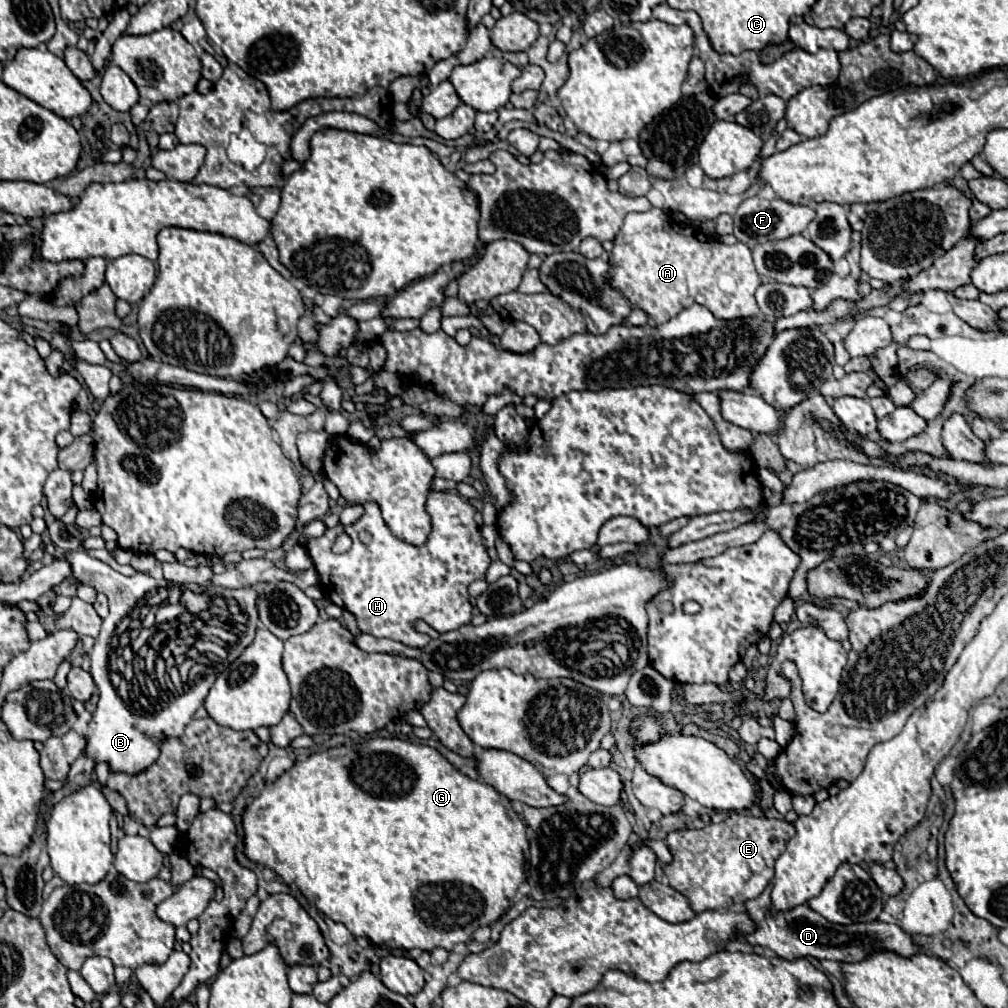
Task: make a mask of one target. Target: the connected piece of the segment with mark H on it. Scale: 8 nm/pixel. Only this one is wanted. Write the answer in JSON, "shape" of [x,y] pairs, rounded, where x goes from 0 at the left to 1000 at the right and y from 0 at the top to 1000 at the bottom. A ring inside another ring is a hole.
{"shape":[[[430,487],[424,495],[424,507],[430,517],[430,527],[420,543],[410,543],[392,535],[380,521],[374,499],[364,499],[360,513],[350,521],[336,519],[334,523],[324,525],[320,533],[309,533],[301,539],[314,564],[320,590],[334,602],[348,606],[360,628],[366,626],[372,632],[384,632],[414,644],[428,635],[427,631],[412,624],[412,616],[416,614],[434,628],[443,628],[467,618],[469,602],[465,598],[463,582],[473,574],[481,574],[487,559],[487,553],[479,543],[477,525],[469,515],[473,505],[463,495],[447,487]],[[340,527],[346,529],[350,541],[344,549],[332,551],[328,547],[330,535]],[[358,527],[368,531],[366,539],[356,535]]]}

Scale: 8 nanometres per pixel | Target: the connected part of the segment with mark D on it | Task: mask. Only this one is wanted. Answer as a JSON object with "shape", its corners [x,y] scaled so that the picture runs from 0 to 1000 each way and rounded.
{"shape":[[[765,878],[751,892],[745,892],[739,896],[741,906],[749,914],[751,922],[745,928],[731,930],[731,932],[741,934],[745,938],[761,939],[781,953],[795,951],[795,949],[809,949],[813,953],[814,951],[830,951],[836,955],[850,955],[870,943],[886,943],[894,949],[906,949],[914,943],[914,939],[906,934],[906,930],[902,926],[898,926],[888,916],[864,914],[864,916],[828,918],[828,916],[822,916],[813,906],[809,906],[807,902],[803,902],[803,898],[791,898],[785,904],[765,908],[763,906],[763,886],[765,886]]]}

